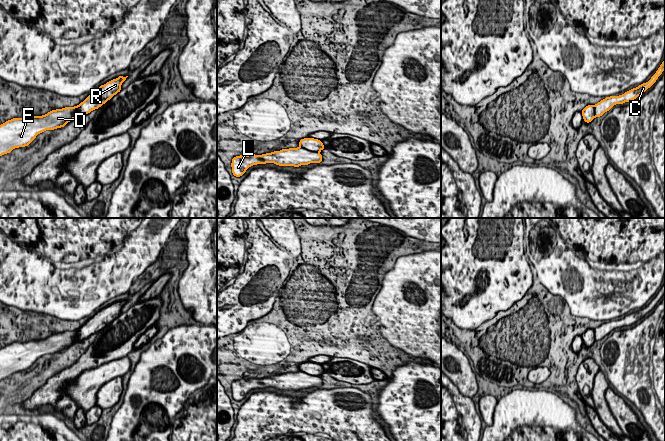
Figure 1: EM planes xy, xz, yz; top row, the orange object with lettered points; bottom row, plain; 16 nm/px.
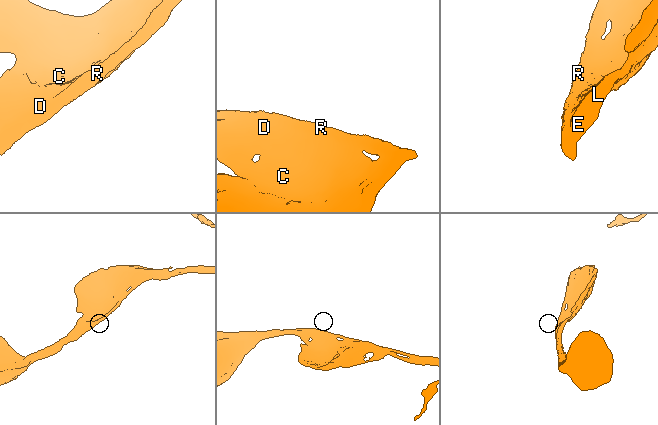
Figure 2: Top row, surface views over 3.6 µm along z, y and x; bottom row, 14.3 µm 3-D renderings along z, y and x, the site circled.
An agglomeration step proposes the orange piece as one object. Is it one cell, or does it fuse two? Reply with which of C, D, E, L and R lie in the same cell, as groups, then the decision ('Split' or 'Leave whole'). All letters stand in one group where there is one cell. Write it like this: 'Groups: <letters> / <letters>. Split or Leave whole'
Groups: C D E L / R. Split

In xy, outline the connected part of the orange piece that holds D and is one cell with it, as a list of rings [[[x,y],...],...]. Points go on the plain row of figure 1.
[[[78,329],[52,334],[42,340],[13,342],[0,349],[0,380],[13,373],[29,370],[36,360],[46,354],[64,351],[75,342]]]

